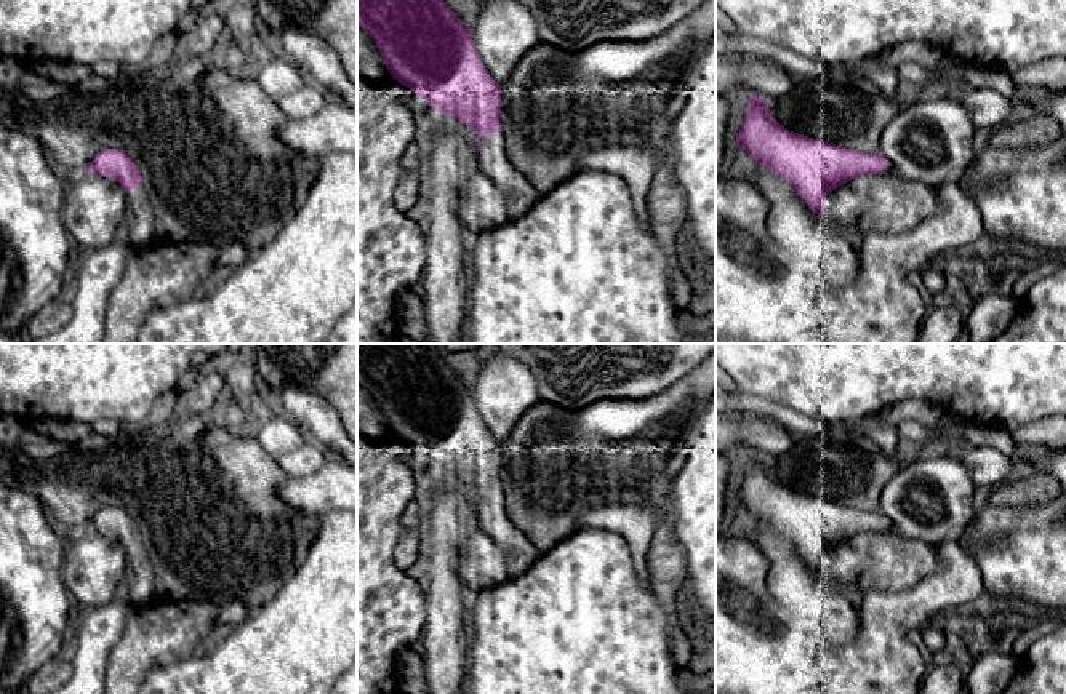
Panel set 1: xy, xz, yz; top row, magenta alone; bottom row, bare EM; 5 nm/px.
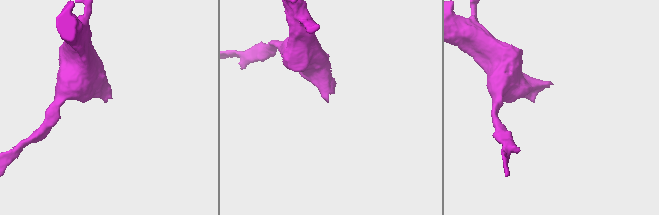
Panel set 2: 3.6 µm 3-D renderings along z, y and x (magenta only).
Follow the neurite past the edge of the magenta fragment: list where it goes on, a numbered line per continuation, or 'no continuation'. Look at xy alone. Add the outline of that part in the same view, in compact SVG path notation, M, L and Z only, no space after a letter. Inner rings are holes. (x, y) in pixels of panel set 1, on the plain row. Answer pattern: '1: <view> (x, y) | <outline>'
1: xy (141, 582) | M144 544L126 548L126 585L133 606L154 604L158 590Z

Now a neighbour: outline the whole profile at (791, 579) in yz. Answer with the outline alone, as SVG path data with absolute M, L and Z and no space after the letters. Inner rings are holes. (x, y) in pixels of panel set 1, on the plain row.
M763 523L752 532L752 547L768 560L768 588L824 643L842 649L858 632L858 612L844 593L826 590L792 540Z

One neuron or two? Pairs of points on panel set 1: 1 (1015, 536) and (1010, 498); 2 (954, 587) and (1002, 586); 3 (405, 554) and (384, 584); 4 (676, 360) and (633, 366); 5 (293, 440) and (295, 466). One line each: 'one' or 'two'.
1: two
2: two
3: two
4: one
5: two

